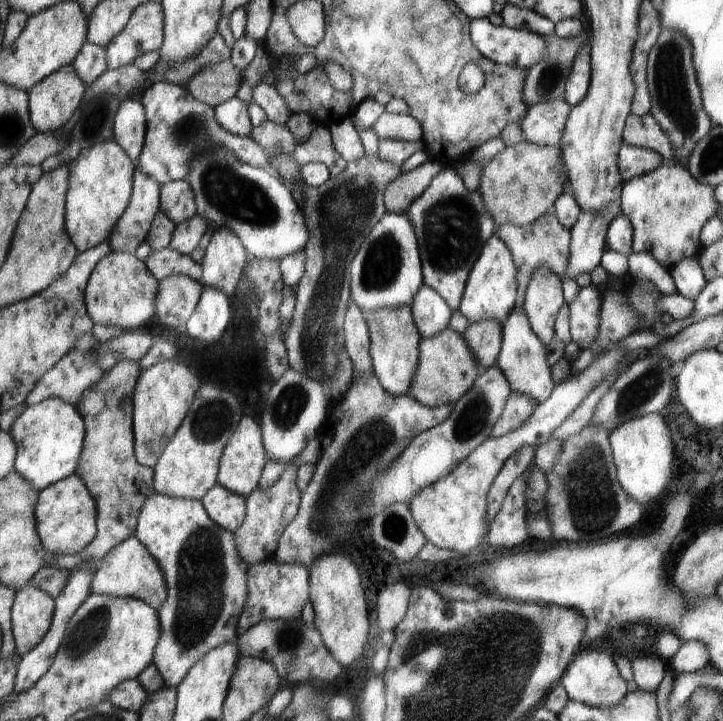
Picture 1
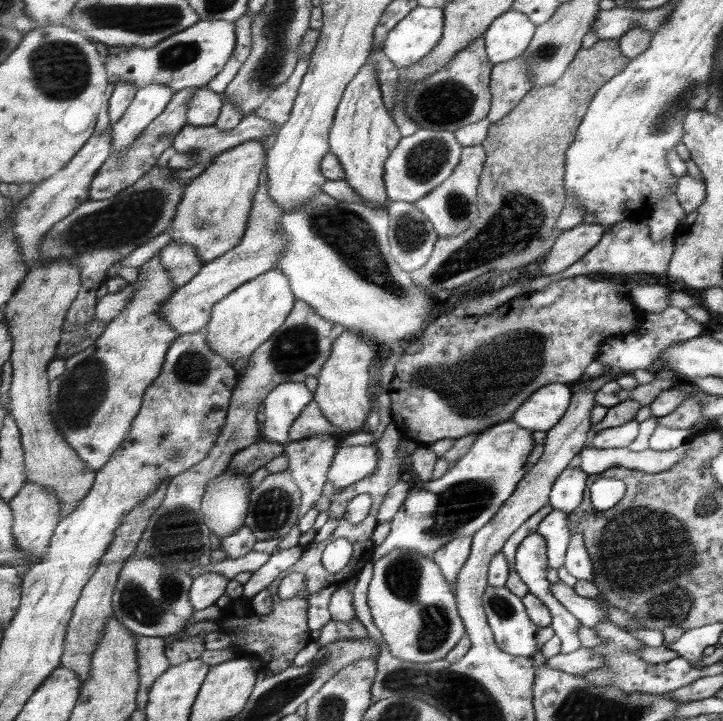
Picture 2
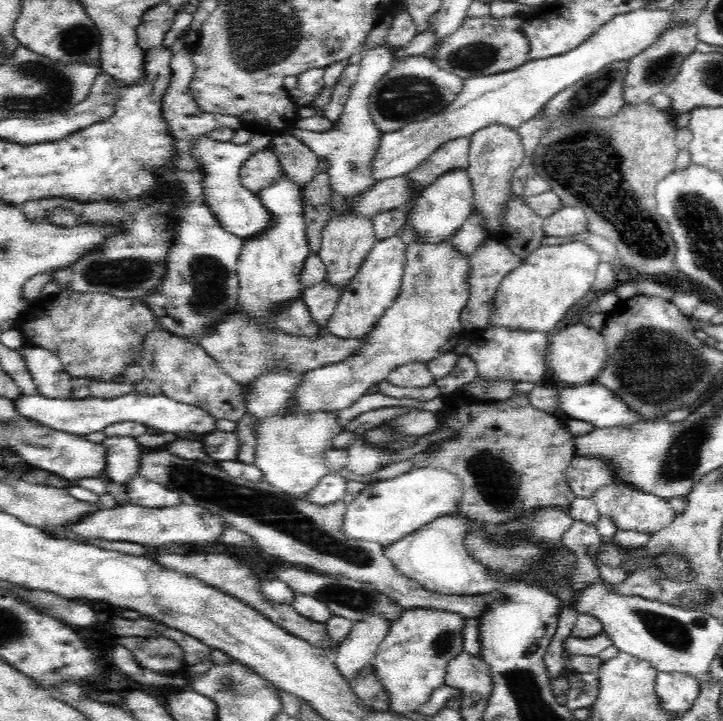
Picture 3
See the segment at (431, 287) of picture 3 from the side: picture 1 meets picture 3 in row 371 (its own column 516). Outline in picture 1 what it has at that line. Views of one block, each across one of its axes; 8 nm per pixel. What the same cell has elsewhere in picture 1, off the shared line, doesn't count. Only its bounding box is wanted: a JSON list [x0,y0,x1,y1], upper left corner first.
[498,306,555,404]

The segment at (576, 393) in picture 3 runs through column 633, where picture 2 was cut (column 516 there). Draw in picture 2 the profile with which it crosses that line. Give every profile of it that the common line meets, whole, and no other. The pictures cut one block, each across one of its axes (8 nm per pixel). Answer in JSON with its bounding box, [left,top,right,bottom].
[512,383,572,430]

